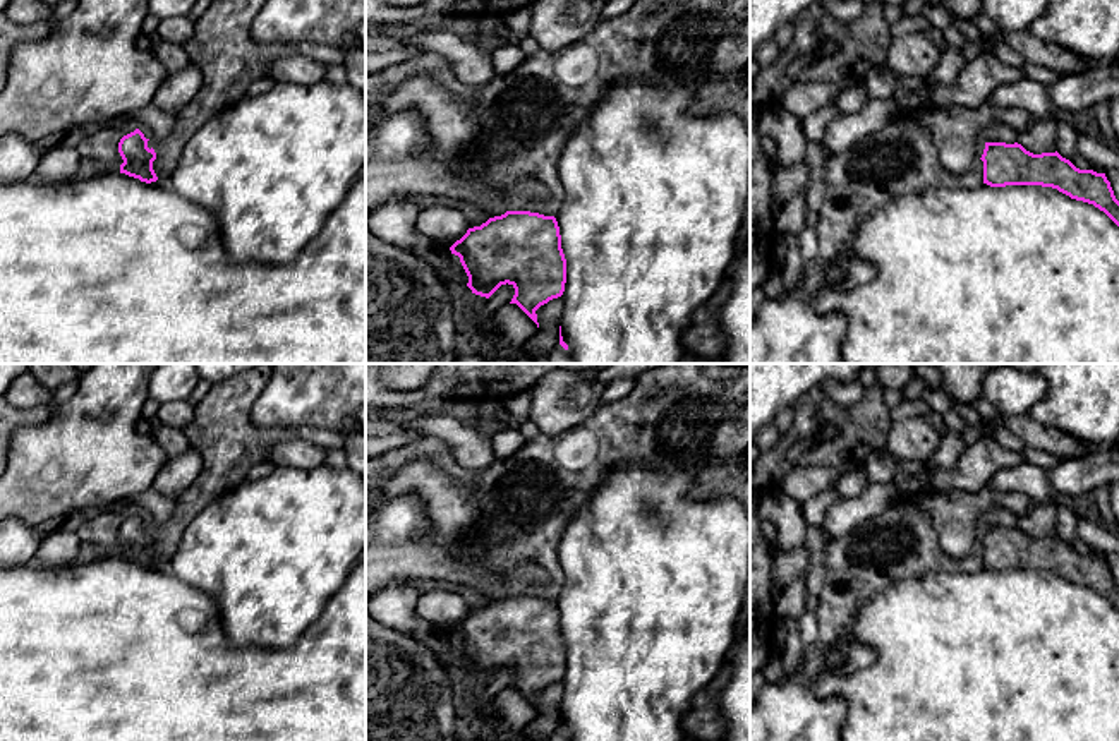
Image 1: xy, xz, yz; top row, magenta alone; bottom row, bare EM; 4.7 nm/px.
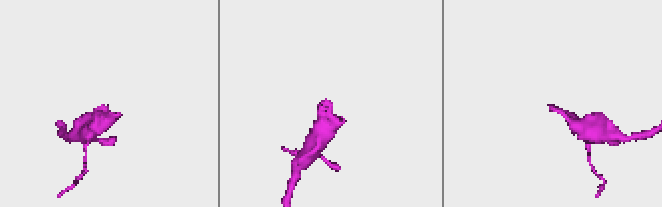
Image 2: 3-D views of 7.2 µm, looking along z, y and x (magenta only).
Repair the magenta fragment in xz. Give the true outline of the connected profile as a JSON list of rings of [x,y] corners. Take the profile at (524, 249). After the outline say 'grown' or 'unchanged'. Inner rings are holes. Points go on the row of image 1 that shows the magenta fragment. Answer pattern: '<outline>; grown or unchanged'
[[[506,211],[489,218],[450,247],[469,276],[467,286],[472,293],[489,298],[501,285],[511,285],[517,304],[539,328],[535,310],[565,292],[566,259],[561,249],[560,226],[554,216],[530,211]]]; unchanged

